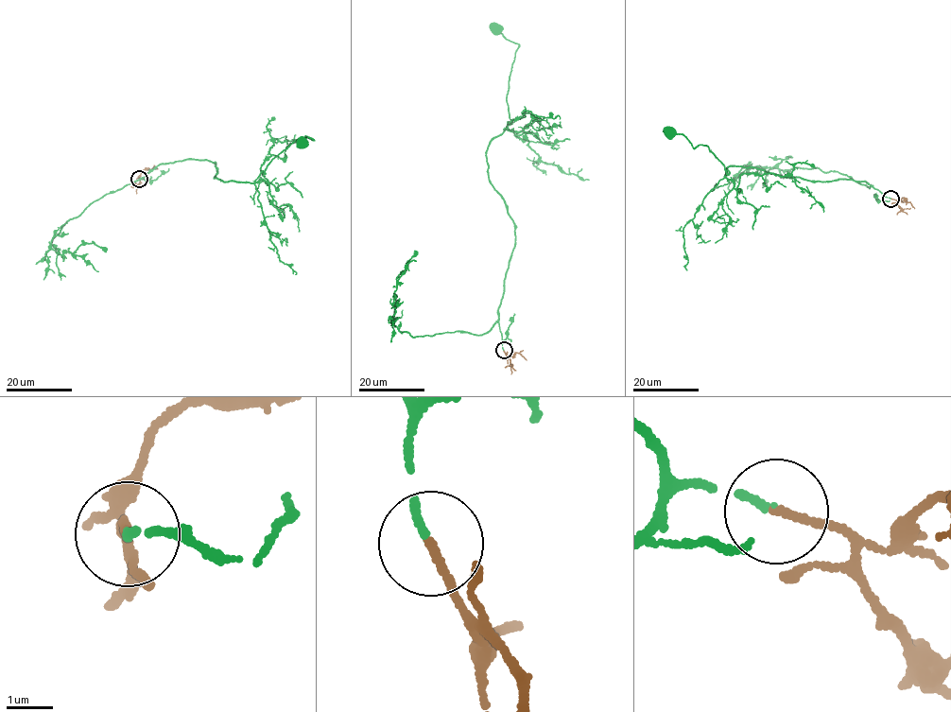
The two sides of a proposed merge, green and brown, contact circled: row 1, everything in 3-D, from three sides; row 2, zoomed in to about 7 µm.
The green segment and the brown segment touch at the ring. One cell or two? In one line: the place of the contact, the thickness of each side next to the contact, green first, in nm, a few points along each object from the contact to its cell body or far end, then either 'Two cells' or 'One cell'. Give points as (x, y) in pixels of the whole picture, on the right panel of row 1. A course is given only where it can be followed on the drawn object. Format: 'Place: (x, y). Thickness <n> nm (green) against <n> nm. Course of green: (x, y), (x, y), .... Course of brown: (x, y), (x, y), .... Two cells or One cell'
Place: (890, 199). Thickness 150 nm (green) against 170 nm. Course of green: (891, 199), (858, 181), (729, 166), (725, 176), (709, 147), (668, 133). Course of brown: (891, 199), (898, 201), (903, 198), (914, 208). One cell

